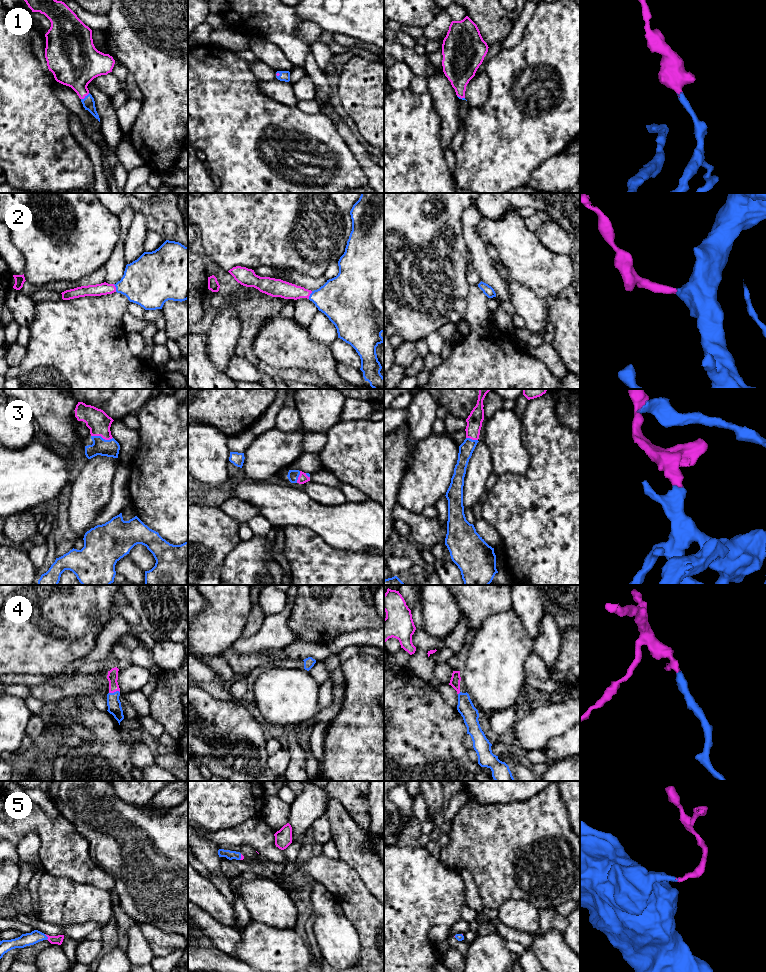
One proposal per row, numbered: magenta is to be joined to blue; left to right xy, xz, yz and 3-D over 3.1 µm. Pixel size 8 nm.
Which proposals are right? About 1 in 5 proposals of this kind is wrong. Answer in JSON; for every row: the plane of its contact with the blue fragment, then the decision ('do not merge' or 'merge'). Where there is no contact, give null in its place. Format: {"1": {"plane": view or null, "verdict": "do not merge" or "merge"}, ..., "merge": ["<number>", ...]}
{"1": {"plane": "xy", "verdict": "merge"}, "2": {"plane": "xy", "verdict": "merge"}, "3": {"plane": "xy", "verdict": "merge"}, "4": {"plane": "xy", "verdict": "merge"}, "5": {"plane": "xy", "verdict": "merge"}, "merge": ["1", "2", "3", "4", "5"]}

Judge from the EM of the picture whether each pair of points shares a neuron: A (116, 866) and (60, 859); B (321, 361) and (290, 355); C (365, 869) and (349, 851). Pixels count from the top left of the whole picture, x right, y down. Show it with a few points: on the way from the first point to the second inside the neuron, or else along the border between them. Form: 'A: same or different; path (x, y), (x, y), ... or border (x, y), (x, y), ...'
A: different; border (87, 841), (90, 858), (113, 878)
B: same; path (313, 357), (310, 355), (298, 355)
C: same; path (363, 865), (353, 855)

